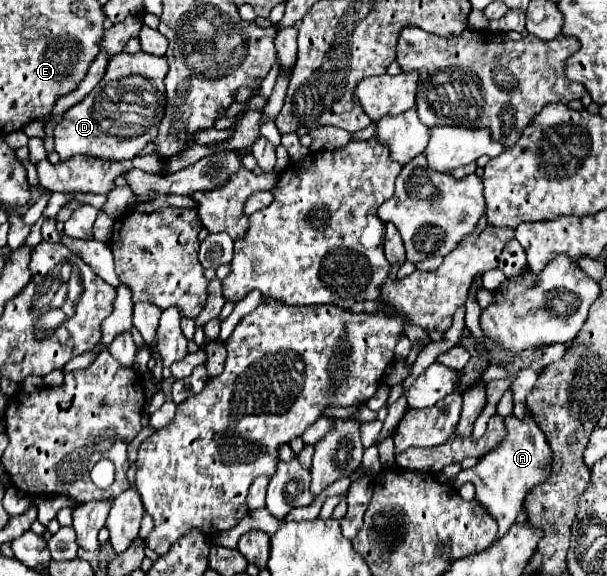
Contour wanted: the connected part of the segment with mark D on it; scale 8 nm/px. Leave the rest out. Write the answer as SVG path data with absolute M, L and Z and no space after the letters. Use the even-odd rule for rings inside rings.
M120 53L114 55L108 63L106 75L102 81L86 95L84 101L76 103L64 113L64 119L54 129L54 151L60 155L60 161L66 161L74 155L90 155L90 157L102 157L102 159L134 159L138 151L142 151L154 137L160 125L160 119L164 115L164 75L168 73L166 57L148 55L148 53ZM126 79L148 79L148 87L132 87Z

